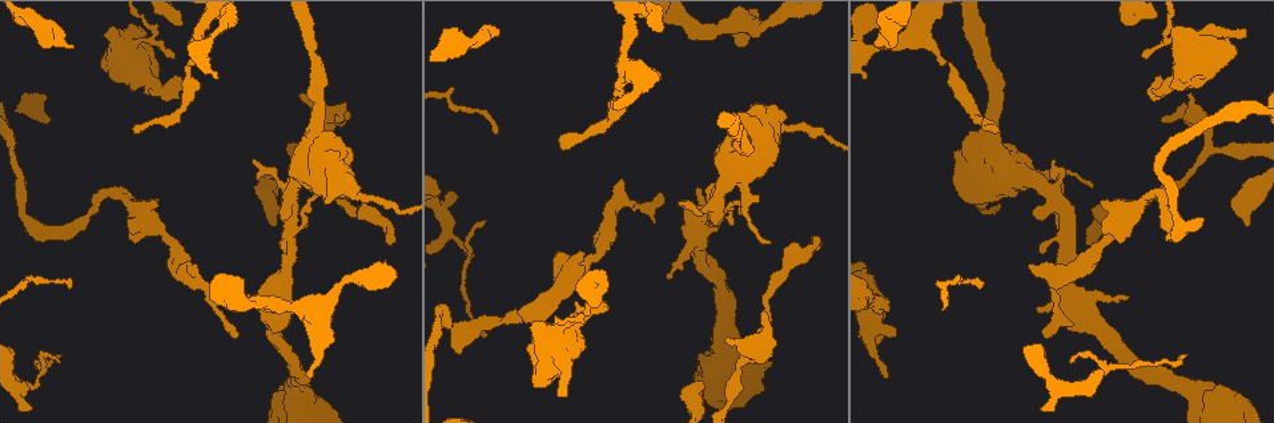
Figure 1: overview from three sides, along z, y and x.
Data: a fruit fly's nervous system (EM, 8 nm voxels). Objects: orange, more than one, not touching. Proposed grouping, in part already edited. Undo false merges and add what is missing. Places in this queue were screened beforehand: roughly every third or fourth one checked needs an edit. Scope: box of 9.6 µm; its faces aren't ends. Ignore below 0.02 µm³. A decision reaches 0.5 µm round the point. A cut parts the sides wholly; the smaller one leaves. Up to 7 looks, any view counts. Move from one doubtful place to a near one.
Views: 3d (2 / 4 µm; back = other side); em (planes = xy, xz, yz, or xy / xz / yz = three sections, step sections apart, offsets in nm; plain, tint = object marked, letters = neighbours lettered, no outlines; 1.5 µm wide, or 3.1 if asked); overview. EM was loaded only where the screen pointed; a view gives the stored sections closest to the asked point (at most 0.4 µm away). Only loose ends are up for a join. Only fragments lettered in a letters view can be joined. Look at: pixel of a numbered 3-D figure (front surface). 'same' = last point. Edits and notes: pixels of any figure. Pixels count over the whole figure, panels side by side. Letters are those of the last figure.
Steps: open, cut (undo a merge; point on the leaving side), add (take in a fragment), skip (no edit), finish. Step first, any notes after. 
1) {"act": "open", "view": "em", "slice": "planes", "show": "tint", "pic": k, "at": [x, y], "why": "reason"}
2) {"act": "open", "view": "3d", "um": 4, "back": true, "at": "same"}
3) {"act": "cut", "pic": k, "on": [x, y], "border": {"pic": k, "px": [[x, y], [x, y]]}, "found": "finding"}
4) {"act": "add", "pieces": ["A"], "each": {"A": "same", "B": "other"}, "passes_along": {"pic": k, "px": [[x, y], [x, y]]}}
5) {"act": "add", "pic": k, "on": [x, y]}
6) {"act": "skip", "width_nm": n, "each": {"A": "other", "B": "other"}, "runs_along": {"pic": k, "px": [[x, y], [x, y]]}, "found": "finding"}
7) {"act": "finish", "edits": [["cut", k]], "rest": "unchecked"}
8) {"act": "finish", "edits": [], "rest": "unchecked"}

{"act": "open", "view": "3d", "um": 4, "pic": 1, "at": [888, 376], "why": "branch stops here"}

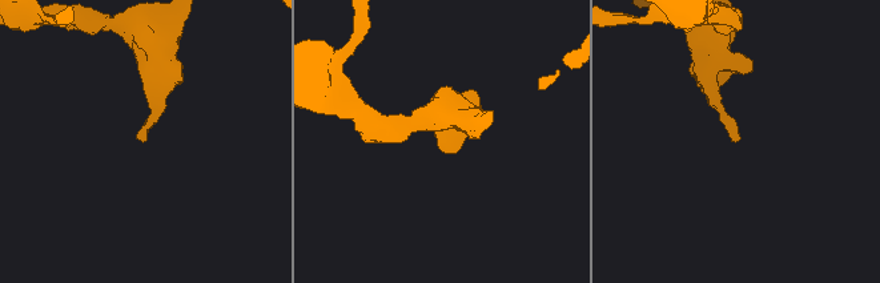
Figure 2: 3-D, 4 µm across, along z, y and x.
{"act": "open", "view": "em", "slice": "planes", "show": "plain", "pic": 2, "at": [738, 139], "why": "now the EM"}

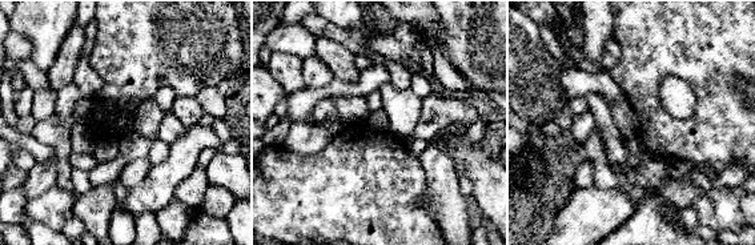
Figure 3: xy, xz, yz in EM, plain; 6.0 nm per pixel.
{"act": "open", "view": "em", "slice": "planes", "show": "letters", "at": "same"}

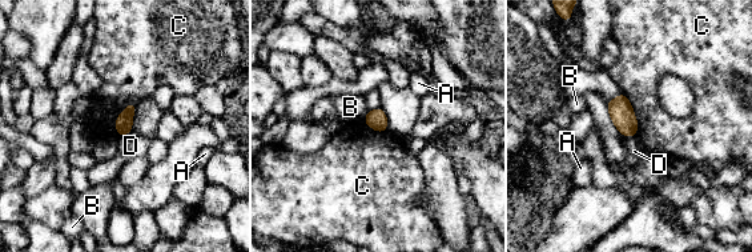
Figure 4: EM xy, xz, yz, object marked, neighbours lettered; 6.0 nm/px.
{"act": "skip", "longest_contact_nm": ["C", 280], "each": {"A": "other", "B": "other", "C": "other", "D": "other"}, "border": {"pic": 4, "px": [[622, 91], [636, 120], [636, 135]]}, "found": "none of them fits"}

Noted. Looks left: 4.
{"act": "open", "view": "em", "slice": "planes", "show": "letters", "pic": 1, "at": [743, 360], "why": "two arms at a narrow angle"}

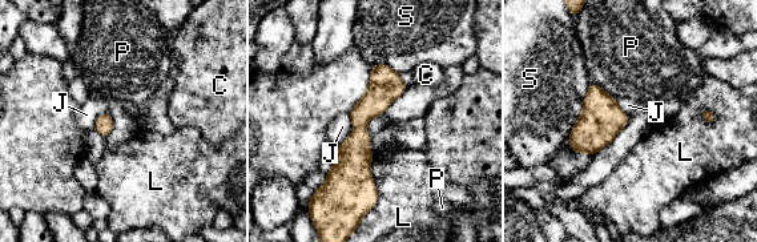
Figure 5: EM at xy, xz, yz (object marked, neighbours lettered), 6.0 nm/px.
{"act": "skip", "each": {"C": "other", "J": "other", "L": "other", "P": "other", "S": "other"}, "border": {"pic": 5, "px": [[349, 113], [353, 132], [338, 145]]}, "found": "all the same cell"}

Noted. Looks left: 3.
{"act": "open", "view": "em", "slice": "planes", "show": "letters", "pic": 1, "at": [74, 47], "why": "branch stops here"}

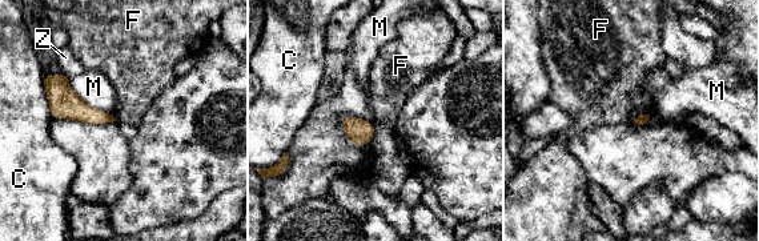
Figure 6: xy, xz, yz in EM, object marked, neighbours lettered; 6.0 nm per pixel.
{"act": "skip", "each": {"C": "other", "F": "other", "M": "other", "Z": "other"}, "border": {"pic": 6, "px": [[649, 113], [642, 113], [631, 121]]}, "found": "no lettered fragment goes on from it"}

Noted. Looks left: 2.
{"act": "finish", "edits": [], "rest": "unchecked"}

